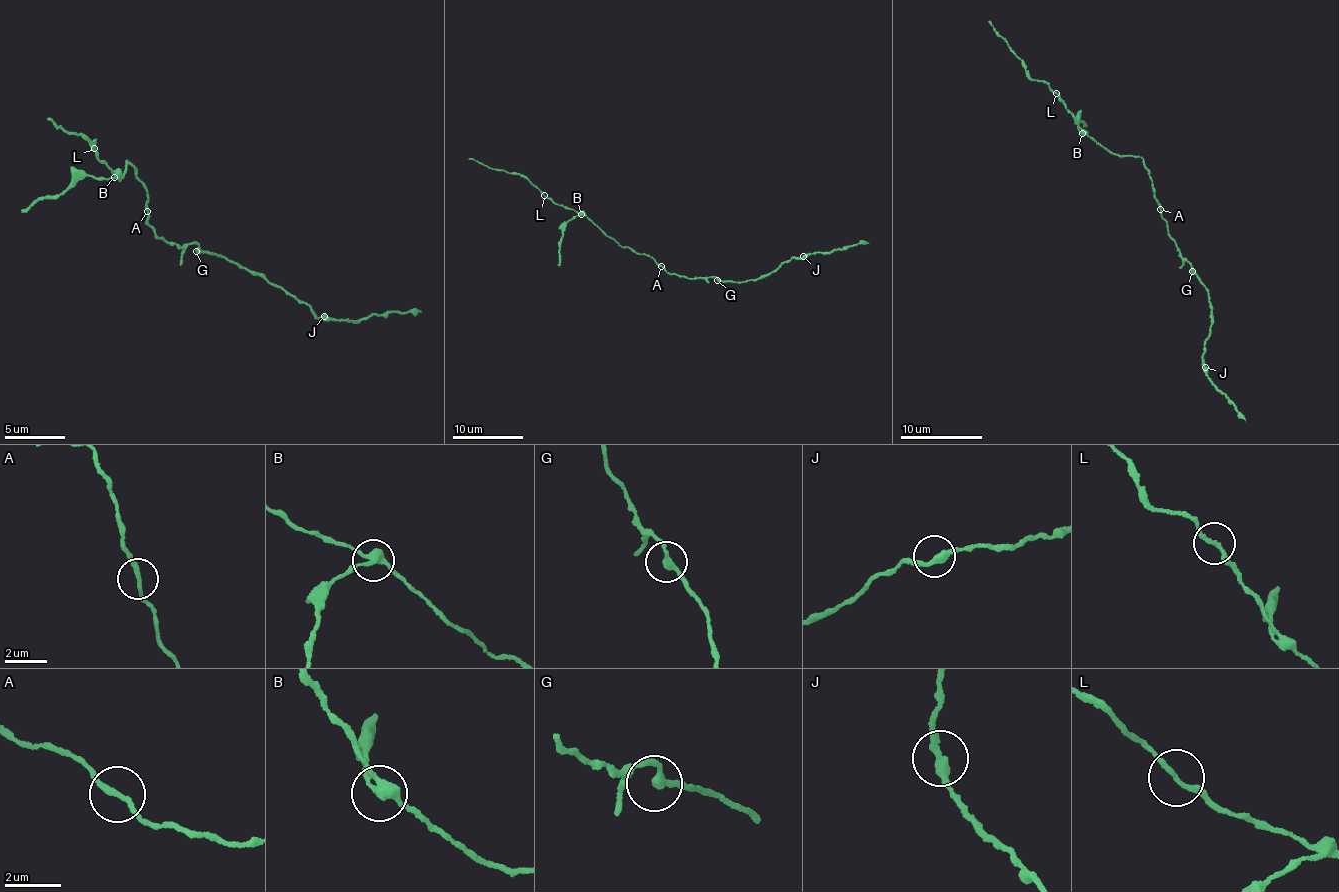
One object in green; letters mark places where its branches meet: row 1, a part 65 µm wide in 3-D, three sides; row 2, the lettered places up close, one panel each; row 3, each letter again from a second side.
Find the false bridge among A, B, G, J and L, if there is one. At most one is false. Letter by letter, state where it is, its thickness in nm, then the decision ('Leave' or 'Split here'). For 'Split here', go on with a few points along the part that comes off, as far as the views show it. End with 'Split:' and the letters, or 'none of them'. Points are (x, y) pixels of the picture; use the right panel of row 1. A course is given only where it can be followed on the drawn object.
A: Place: (1160, 209). Thickness 190 nm. Leave
B: Place: (1082, 133). Thickness 280 nm. Split here. Course of the part to remove: (1082, 133), (1076, 119), (1086, 126)
G: Place: (1192, 271). Thickness 240 nm. Leave
J: Place: (1205, 367). Thickness 280 nm. Leave
L: Place: (1056, 93). Thickness 160 nm. Leave
Split: B

